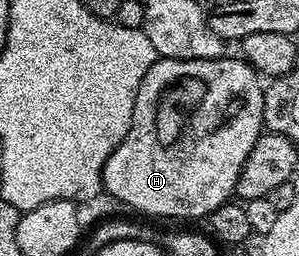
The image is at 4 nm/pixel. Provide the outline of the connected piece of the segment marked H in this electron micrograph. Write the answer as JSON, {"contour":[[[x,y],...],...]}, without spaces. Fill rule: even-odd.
{"contour":[[[240,56],[158,59],[151,71],[143,75],[143,83],[139,83],[127,135],[103,167],[101,183],[104,192],[149,217],[182,217],[185,223],[192,217],[208,218],[219,207],[230,204],[236,194],[239,171],[263,132],[264,98],[262,78]]]}

